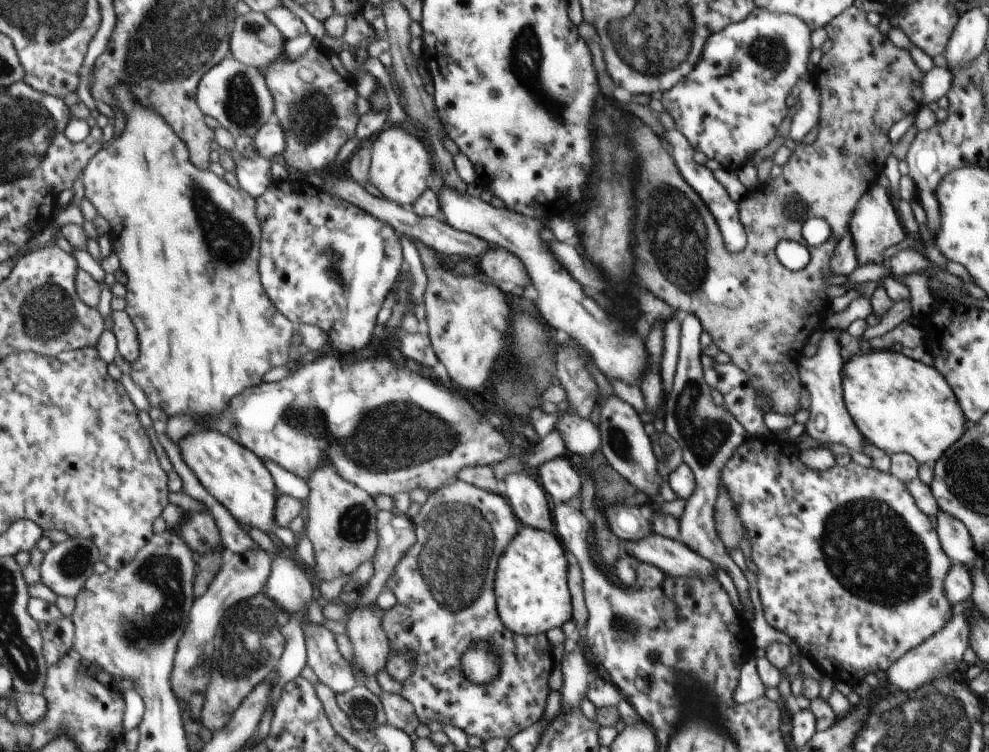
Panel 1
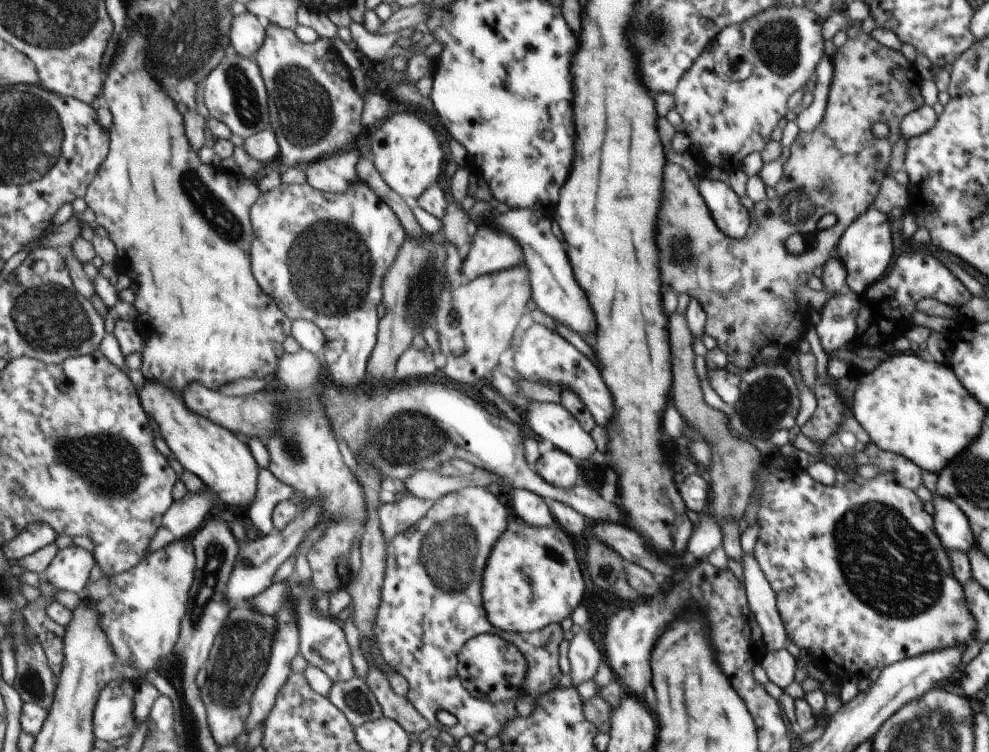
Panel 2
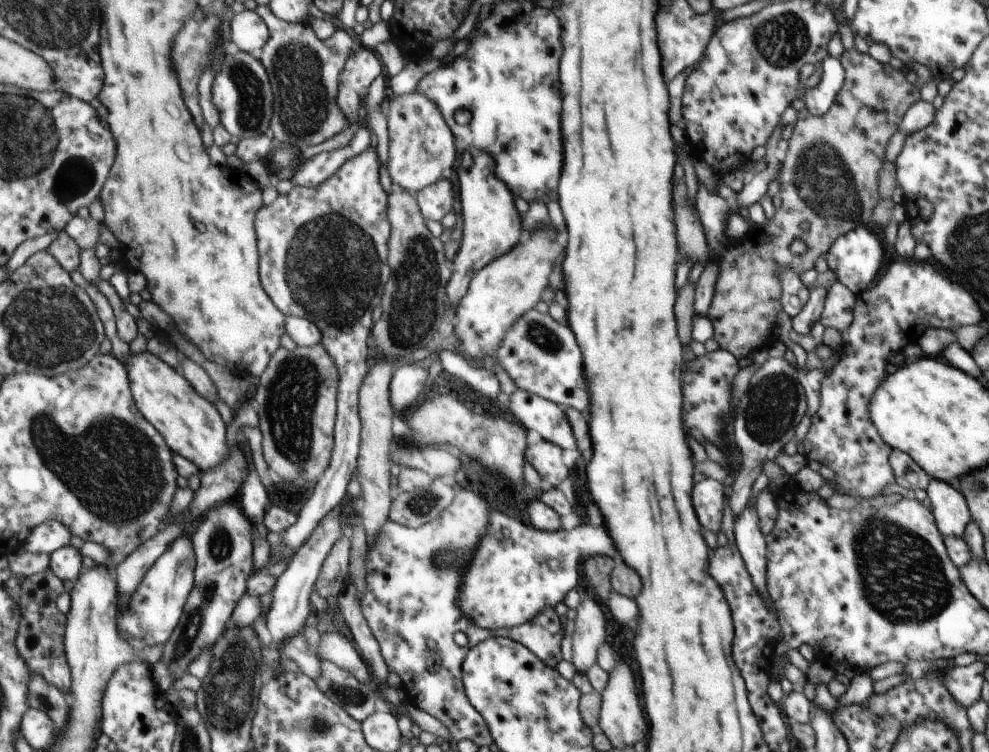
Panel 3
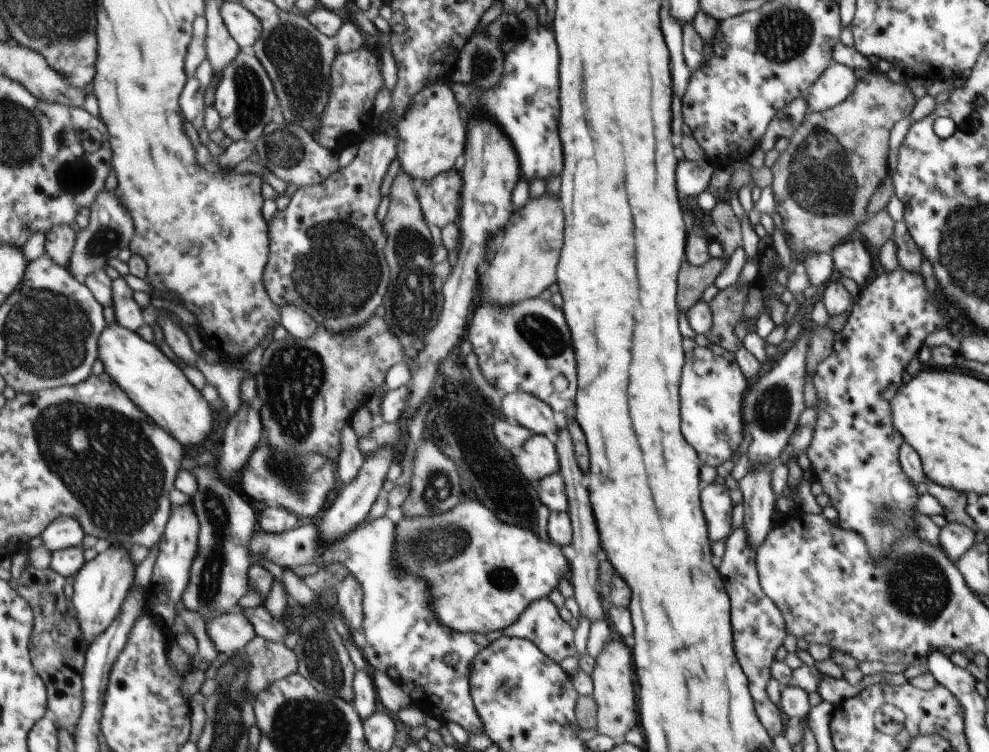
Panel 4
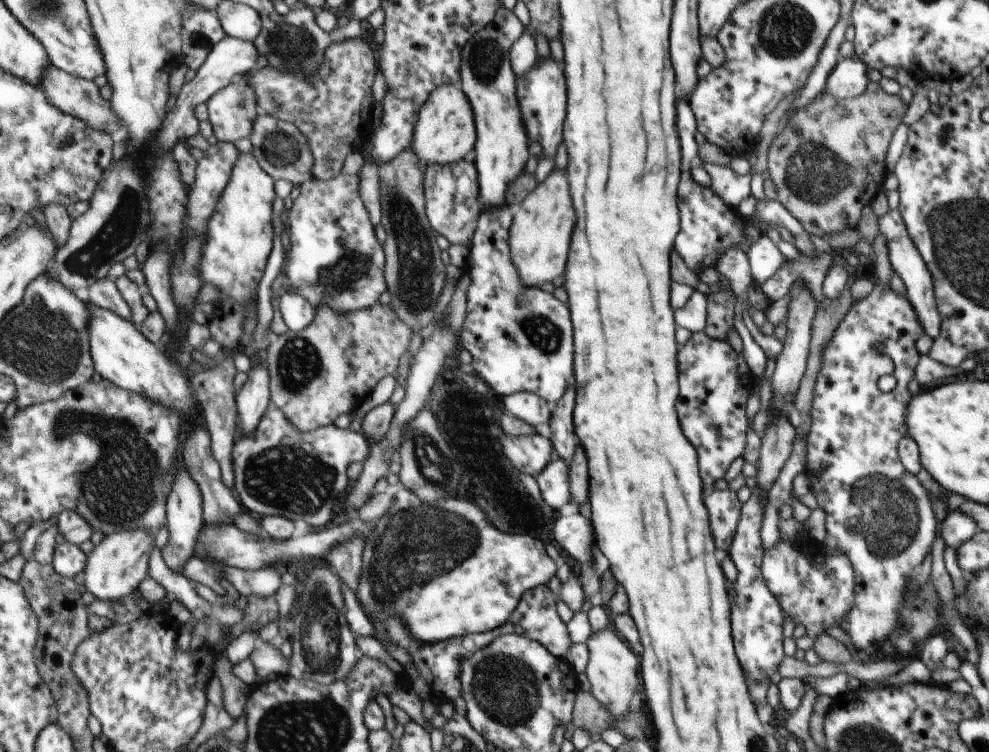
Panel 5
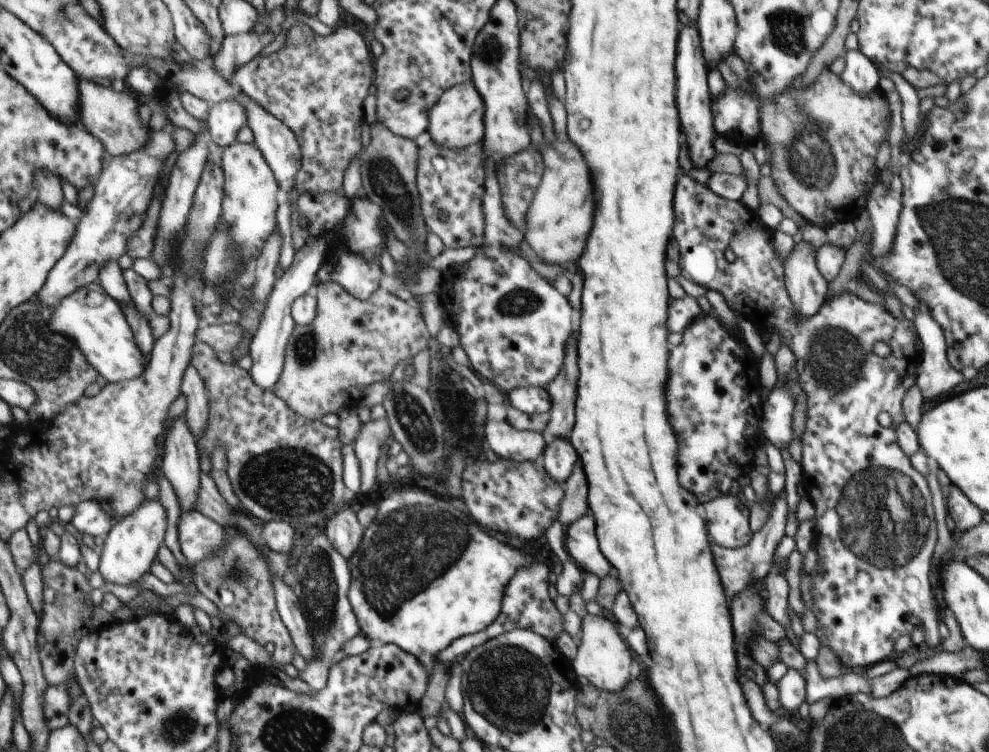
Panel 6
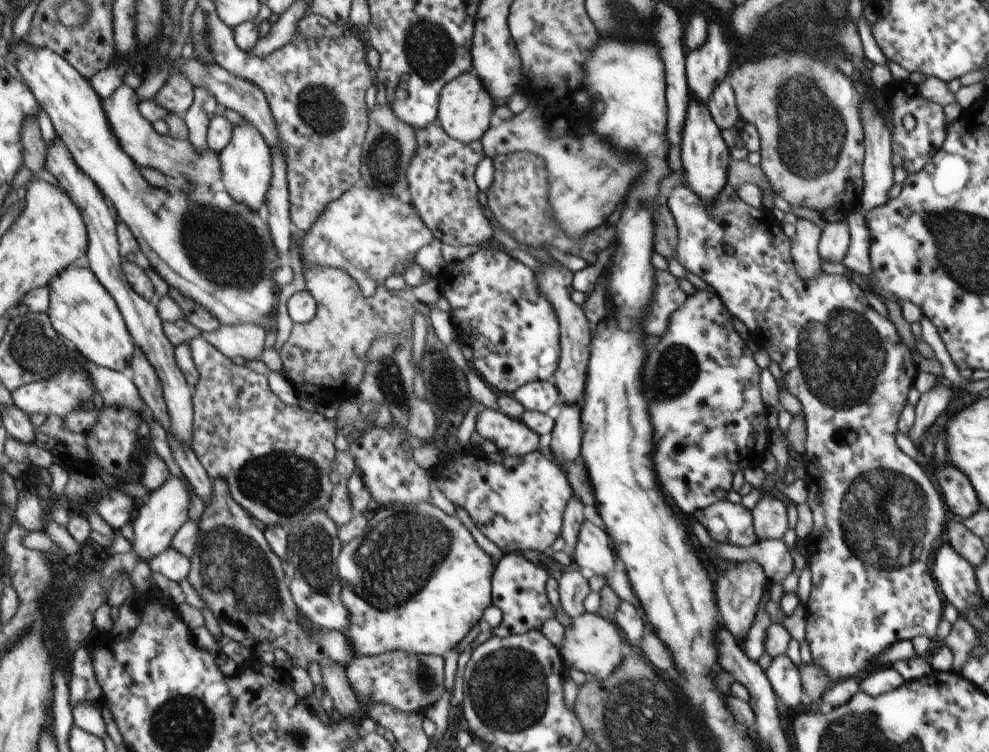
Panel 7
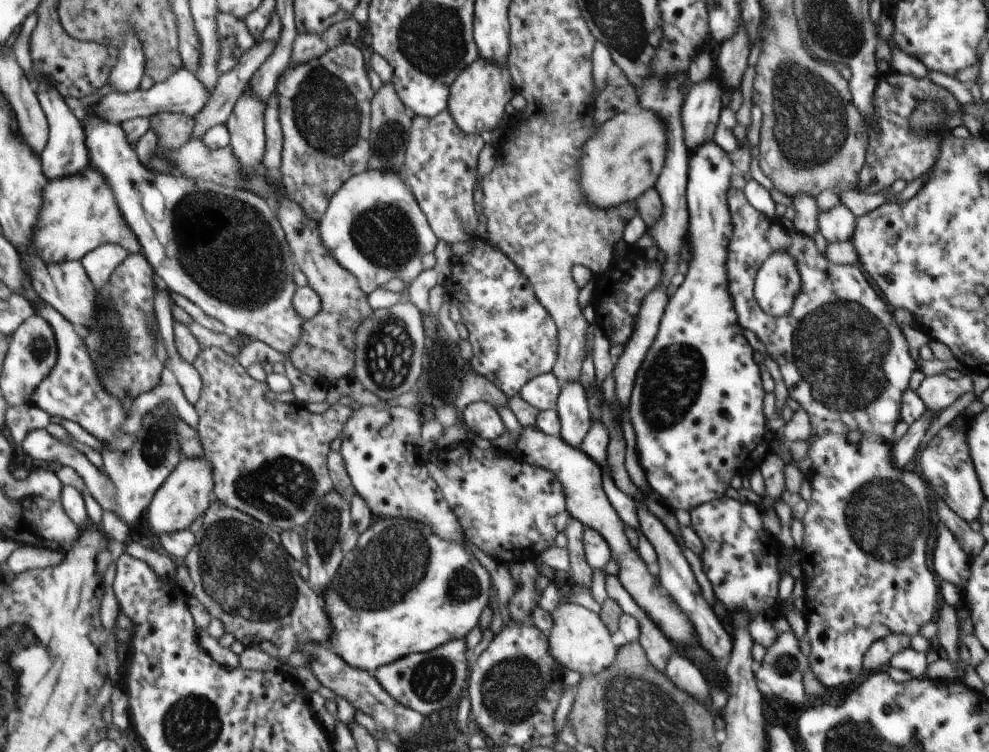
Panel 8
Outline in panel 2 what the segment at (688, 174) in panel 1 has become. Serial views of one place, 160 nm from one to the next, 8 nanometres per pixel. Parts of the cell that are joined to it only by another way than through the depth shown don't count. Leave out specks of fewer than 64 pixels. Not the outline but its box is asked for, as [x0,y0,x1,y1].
[696,174,750,238]

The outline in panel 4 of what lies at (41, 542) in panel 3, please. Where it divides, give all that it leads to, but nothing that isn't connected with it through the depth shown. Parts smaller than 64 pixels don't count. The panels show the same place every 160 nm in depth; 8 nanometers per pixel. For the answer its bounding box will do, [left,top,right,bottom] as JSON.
[37,517,87,553]

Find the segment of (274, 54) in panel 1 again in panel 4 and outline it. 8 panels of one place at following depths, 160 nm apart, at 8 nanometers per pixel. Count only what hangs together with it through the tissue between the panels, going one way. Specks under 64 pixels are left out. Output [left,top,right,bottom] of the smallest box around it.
[221,1,264,52]

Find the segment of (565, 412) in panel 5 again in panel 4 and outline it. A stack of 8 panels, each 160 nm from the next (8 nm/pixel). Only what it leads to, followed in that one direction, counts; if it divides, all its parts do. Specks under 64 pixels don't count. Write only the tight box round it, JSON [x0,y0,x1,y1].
[555,416,603,624]

